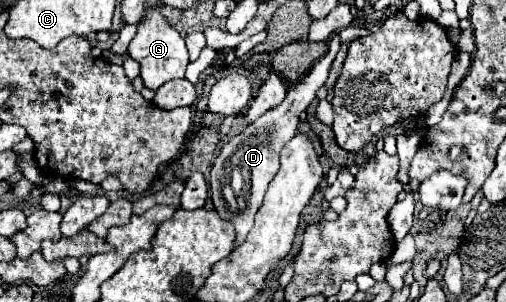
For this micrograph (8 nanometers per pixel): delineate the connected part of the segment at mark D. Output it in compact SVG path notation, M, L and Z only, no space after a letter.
M338 35L330 41L330 51L312 67L312 71L308 71L296 85L290 87L286 99L266 111L266 115L258 117L252 125L244 127L244 131L240 135L236 135L230 143L226 143L220 151L220 155L214 161L214 167L210 171L210 195L214 201L214 209L224 217L230 219L236 227L236 245L240 245L248 231L254 225L254 215L262 205L262 199L266 195L266 189L272 181L272 175L278 171L280 163L280 149L296 135L296 127L300 121L300 113L306 111L306 107L316 99L318 89L324 85L324 81L328 79L328 69L334 61L334 57L340 51L340 43L338 43Z

